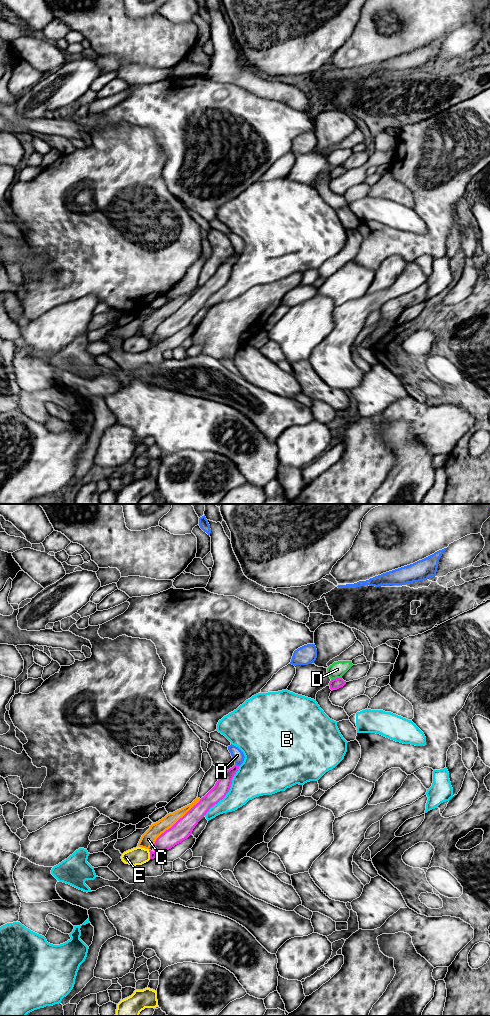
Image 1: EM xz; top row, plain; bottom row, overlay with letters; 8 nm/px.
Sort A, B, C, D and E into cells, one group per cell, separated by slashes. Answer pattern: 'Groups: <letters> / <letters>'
Groups: A / B / C / D / E

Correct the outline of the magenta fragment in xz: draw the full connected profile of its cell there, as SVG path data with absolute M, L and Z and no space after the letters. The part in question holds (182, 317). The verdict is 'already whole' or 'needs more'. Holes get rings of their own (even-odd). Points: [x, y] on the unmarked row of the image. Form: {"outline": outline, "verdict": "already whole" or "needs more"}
{"outline": "M234 253L225 259L215 274L196 293L156 327L153 338L149 338L150 347L154 347L157 340L171 337L192 322L195 314L206 303L209 297L222 288L229 280L232 267L238 257L239 254Z", "verdict": "already whole"}

